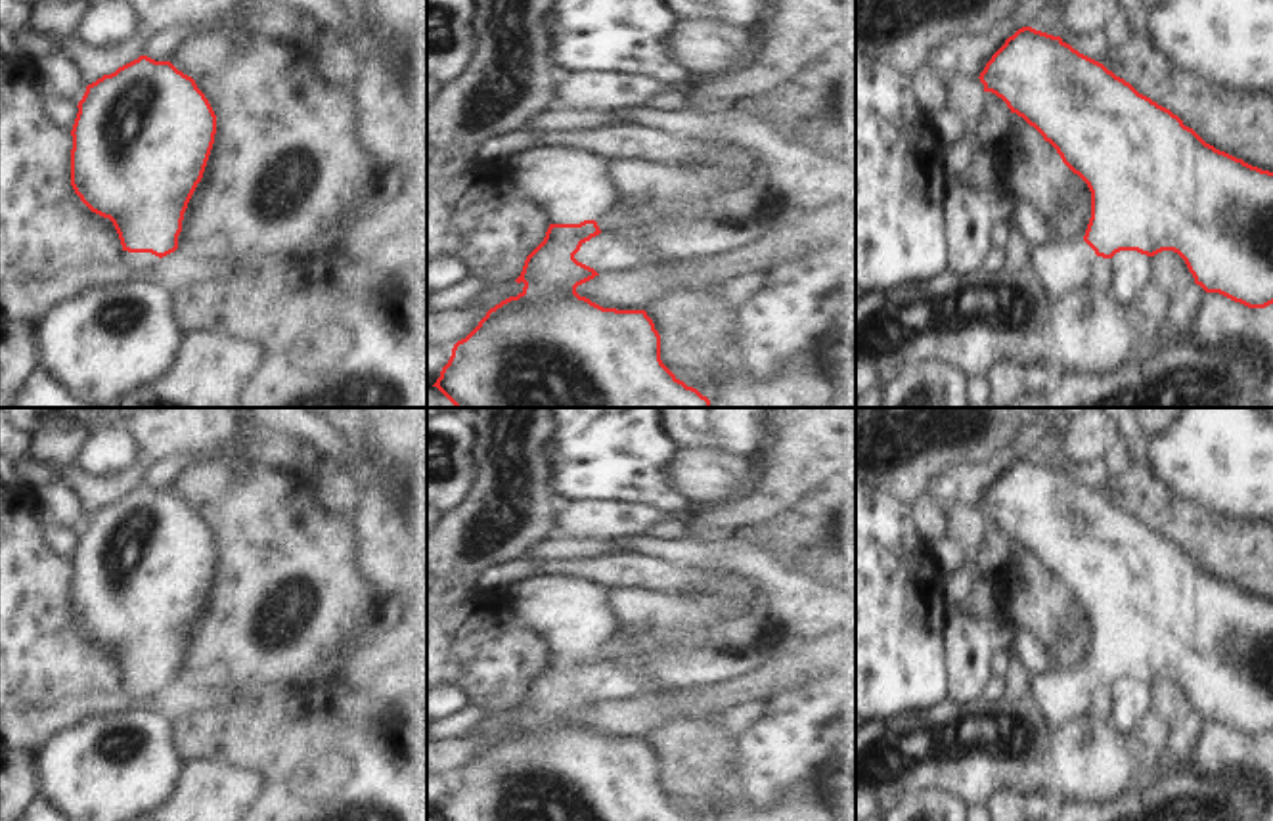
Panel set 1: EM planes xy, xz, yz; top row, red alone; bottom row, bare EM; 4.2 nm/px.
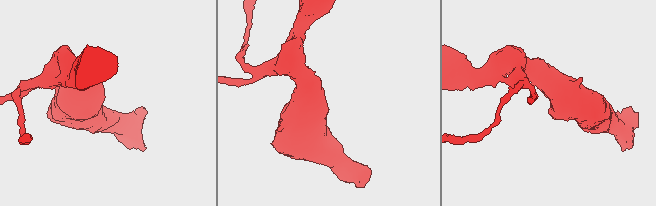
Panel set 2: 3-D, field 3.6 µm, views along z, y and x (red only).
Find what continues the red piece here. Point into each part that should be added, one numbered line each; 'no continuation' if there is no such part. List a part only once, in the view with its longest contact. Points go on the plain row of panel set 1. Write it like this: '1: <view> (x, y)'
1: xz (571, 615)

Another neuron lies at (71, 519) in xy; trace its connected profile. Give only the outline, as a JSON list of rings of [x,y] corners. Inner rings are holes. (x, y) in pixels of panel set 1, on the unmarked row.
[[[29,459],[13,461],[17,478],[29,484],[36,496],[34,521],[44,530],[65,528],[77,532],[86,519],[80,499],[57,482],[46,467]]]

